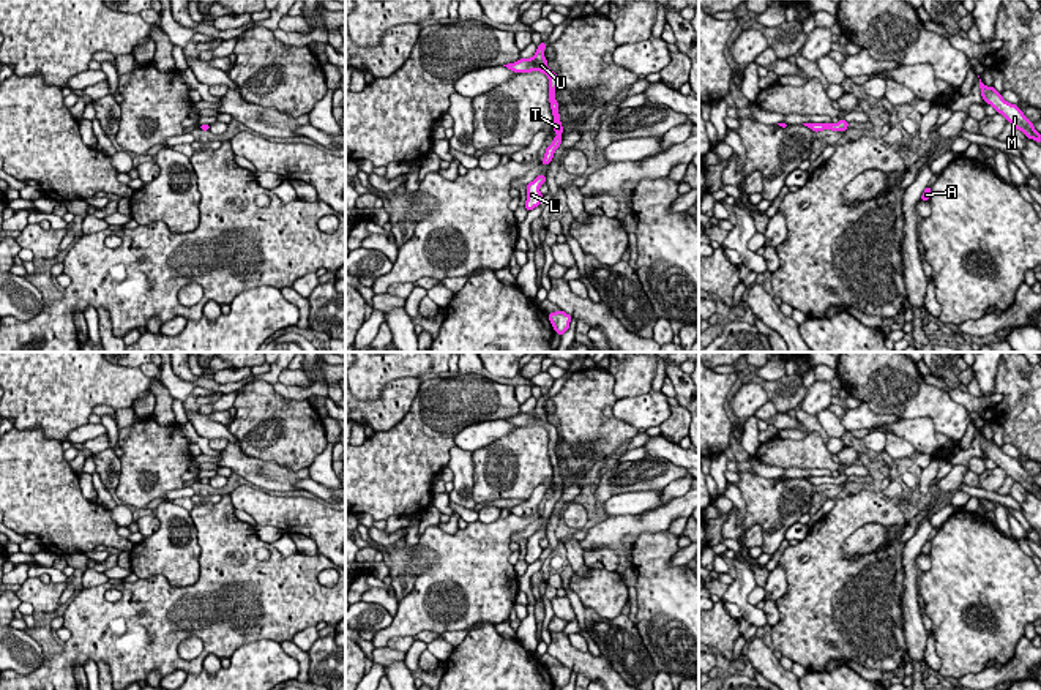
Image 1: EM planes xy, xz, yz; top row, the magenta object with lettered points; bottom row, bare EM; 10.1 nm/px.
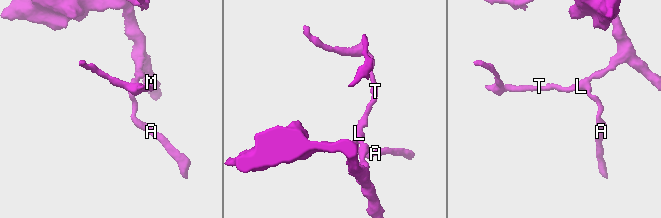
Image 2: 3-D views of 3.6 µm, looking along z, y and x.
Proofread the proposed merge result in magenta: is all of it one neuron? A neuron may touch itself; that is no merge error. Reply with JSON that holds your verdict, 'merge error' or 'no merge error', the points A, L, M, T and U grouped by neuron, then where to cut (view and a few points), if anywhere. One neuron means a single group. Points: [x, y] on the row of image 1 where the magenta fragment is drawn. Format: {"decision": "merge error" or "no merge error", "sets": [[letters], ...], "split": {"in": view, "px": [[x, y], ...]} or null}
{"decision": "no merge error", "sets": [["A", "L", "M", "T", "U"]], "split": null}

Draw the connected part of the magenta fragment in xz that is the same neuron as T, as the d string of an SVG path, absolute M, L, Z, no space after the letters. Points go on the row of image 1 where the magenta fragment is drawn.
M541 43L536 49L536 54L530 58L520 58L514 63L503 65L508 69L513 69L514 73L539 71L539 73L544 73L549 79L549 84L550 84L549 85L549 103L550 103L550 109L552 109L552 115L554 115L554 131L557 133L557 136L554 137L552 144L546 148L546 153L544 153L541 164L549 164L552 161L554 152L562 144L560 134L563 133L563 126L562 126L560 114L558 114L558 103L555 99L555 90L558 87L558 77L547 66L547 60L544 57L544 47L546 46L547 46L547 43Z

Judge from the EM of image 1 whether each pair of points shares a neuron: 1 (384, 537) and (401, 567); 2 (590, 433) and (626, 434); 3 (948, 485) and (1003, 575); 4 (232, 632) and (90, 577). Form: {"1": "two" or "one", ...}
{"1": "two", "2": "one", "3": "two", "4": "two"}

